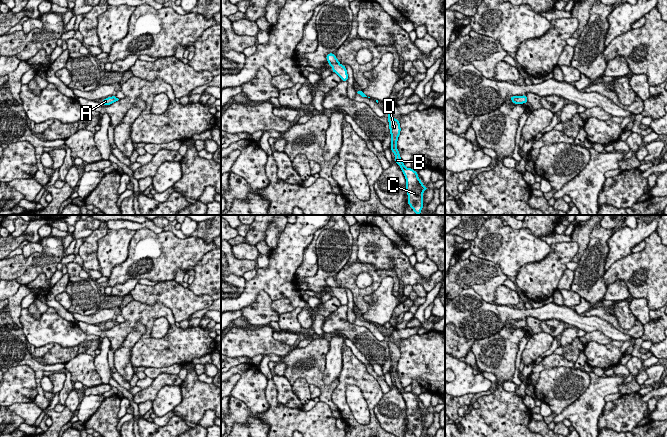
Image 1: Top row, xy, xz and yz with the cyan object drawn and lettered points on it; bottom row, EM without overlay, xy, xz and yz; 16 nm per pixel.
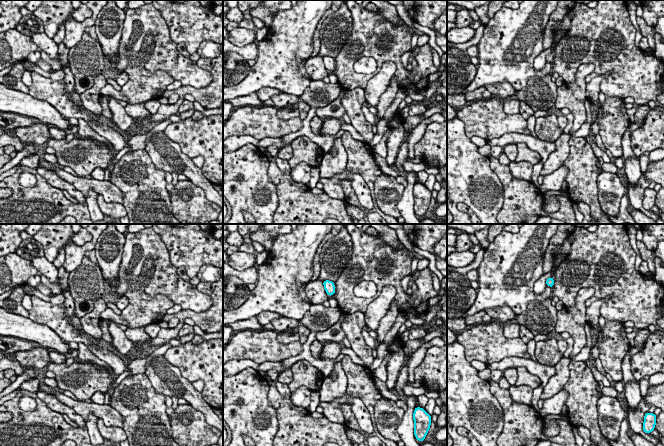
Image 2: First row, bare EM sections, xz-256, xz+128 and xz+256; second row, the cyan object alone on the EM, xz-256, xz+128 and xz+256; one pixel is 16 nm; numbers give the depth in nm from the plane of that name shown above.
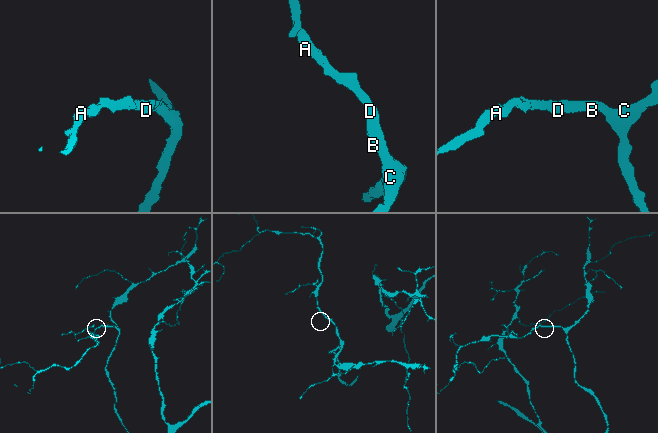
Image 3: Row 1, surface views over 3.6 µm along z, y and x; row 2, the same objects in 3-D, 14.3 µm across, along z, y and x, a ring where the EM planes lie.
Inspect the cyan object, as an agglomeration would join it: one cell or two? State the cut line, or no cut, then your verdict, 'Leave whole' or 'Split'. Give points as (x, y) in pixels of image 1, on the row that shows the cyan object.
No split. Leave whole

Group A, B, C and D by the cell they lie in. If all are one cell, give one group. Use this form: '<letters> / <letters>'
A B C D

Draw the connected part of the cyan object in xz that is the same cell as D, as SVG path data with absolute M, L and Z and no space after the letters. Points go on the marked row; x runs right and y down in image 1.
M388 113L389 130L391 134L391 151L395 155L395 162L400 166L405 179L406 179L406 194L408 195L407 203L413 209L413 211L420 215L423 208L423 193L427 189L418 177L418 173L412 168L407 168L401 161L400 153L397 149L397 141L401 132L401 127L398 119L391 116Z

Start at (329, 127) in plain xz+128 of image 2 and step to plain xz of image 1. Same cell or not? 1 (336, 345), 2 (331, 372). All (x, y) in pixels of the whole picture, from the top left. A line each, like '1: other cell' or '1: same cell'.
1: other cell
2: other cell

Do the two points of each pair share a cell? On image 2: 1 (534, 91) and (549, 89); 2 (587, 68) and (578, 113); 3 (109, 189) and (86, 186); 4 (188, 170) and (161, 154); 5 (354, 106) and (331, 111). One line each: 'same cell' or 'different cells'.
1: same cell
2: same cell
3: same cell
4: same cell
5: different cells

